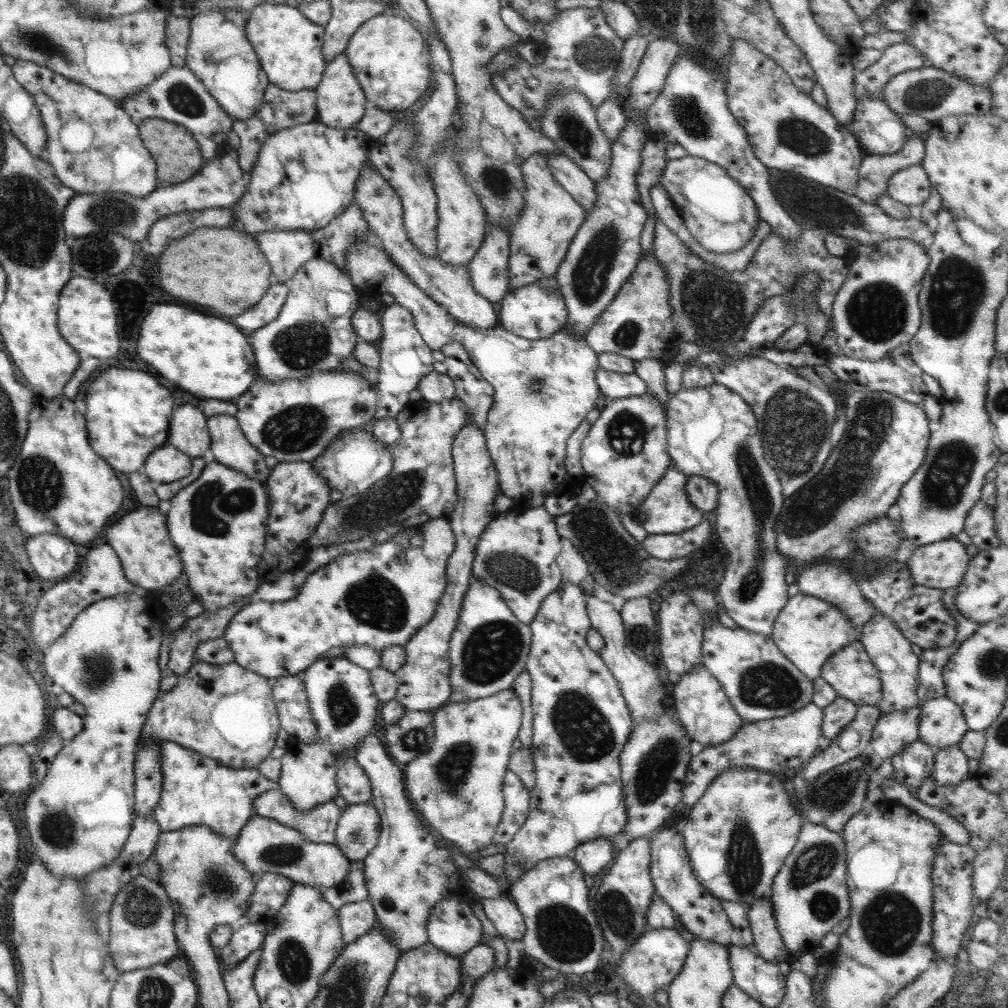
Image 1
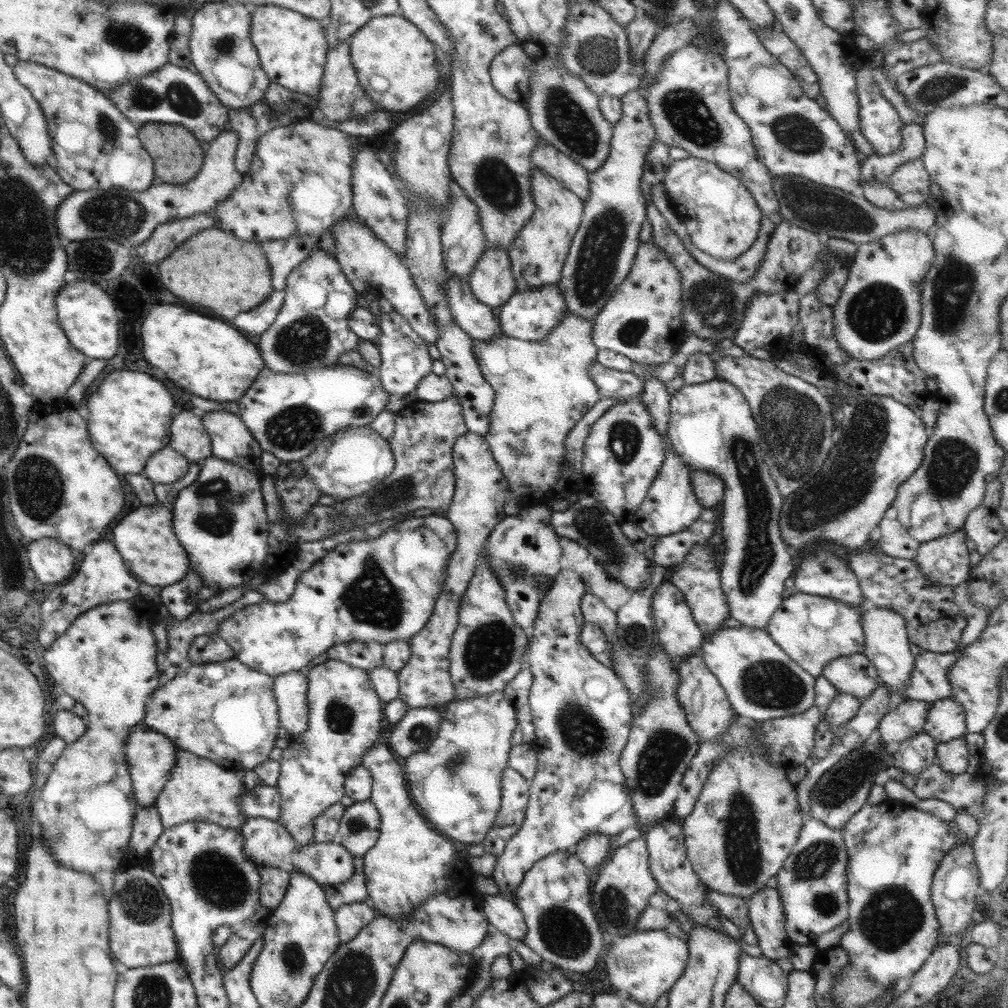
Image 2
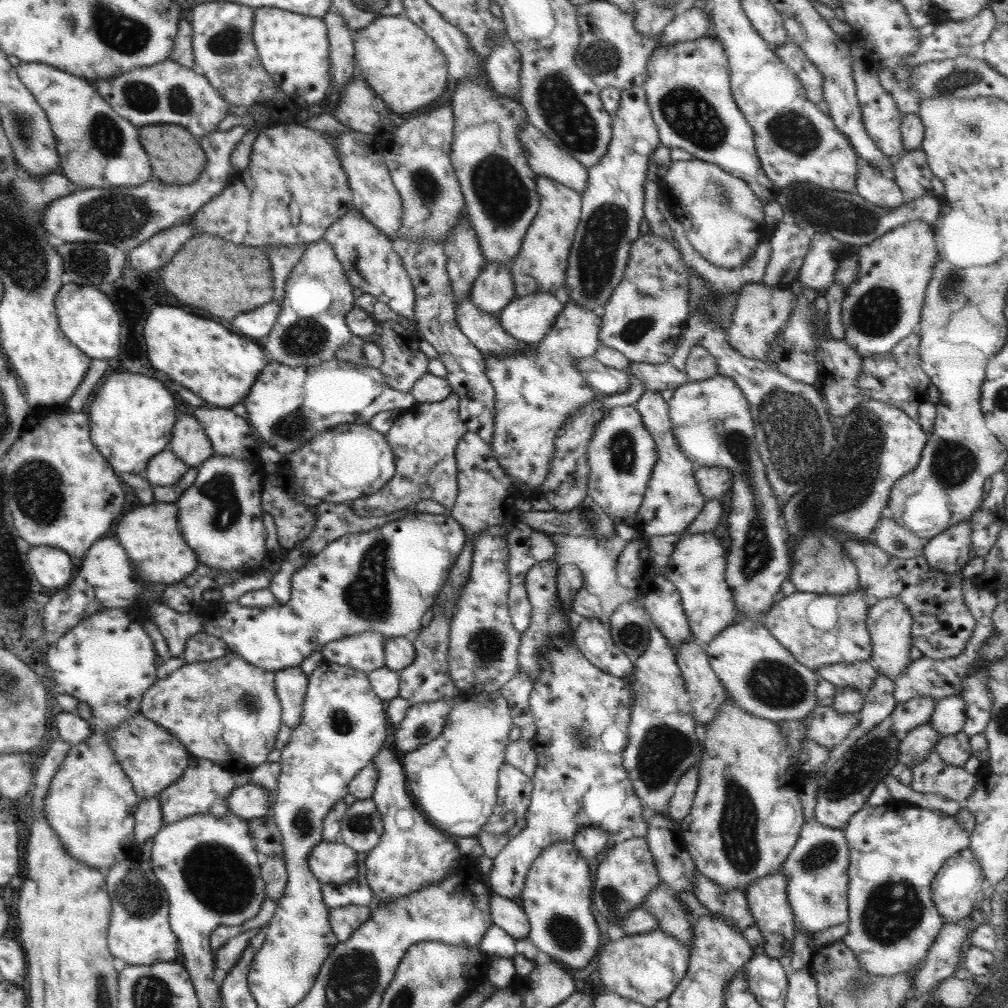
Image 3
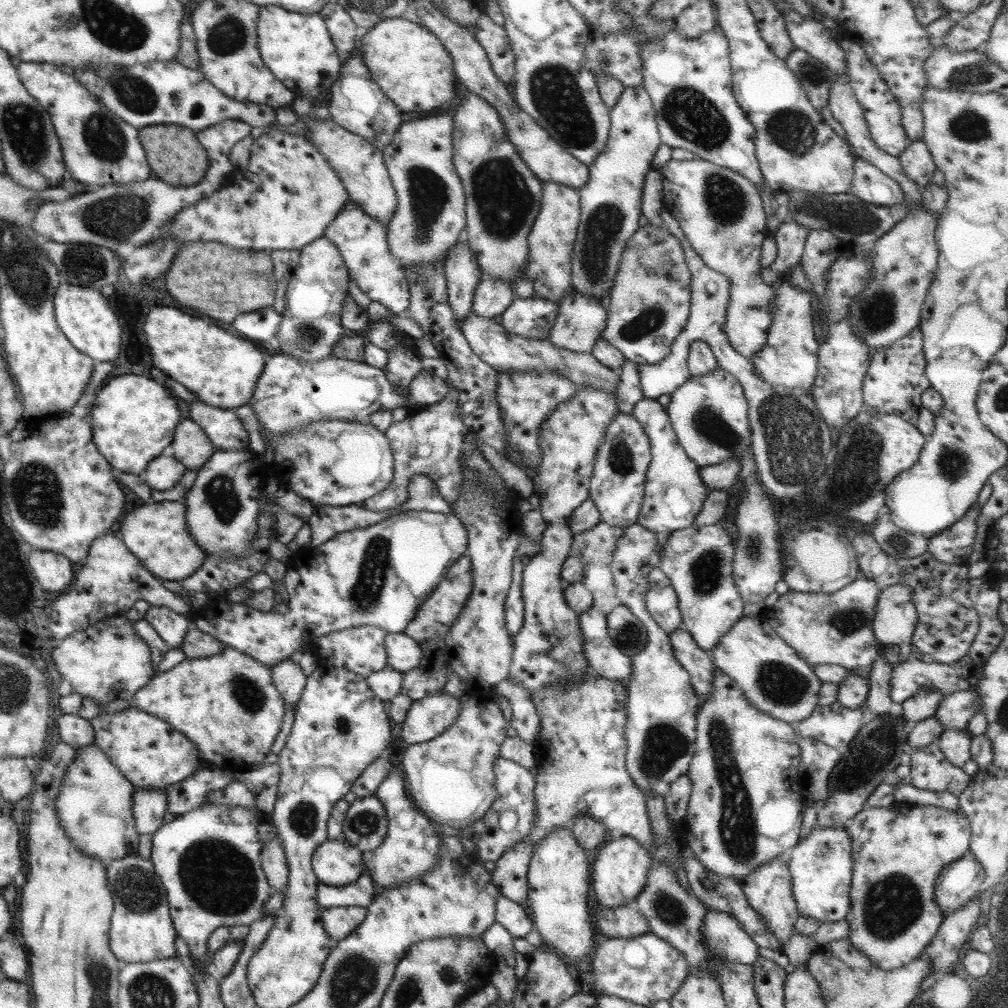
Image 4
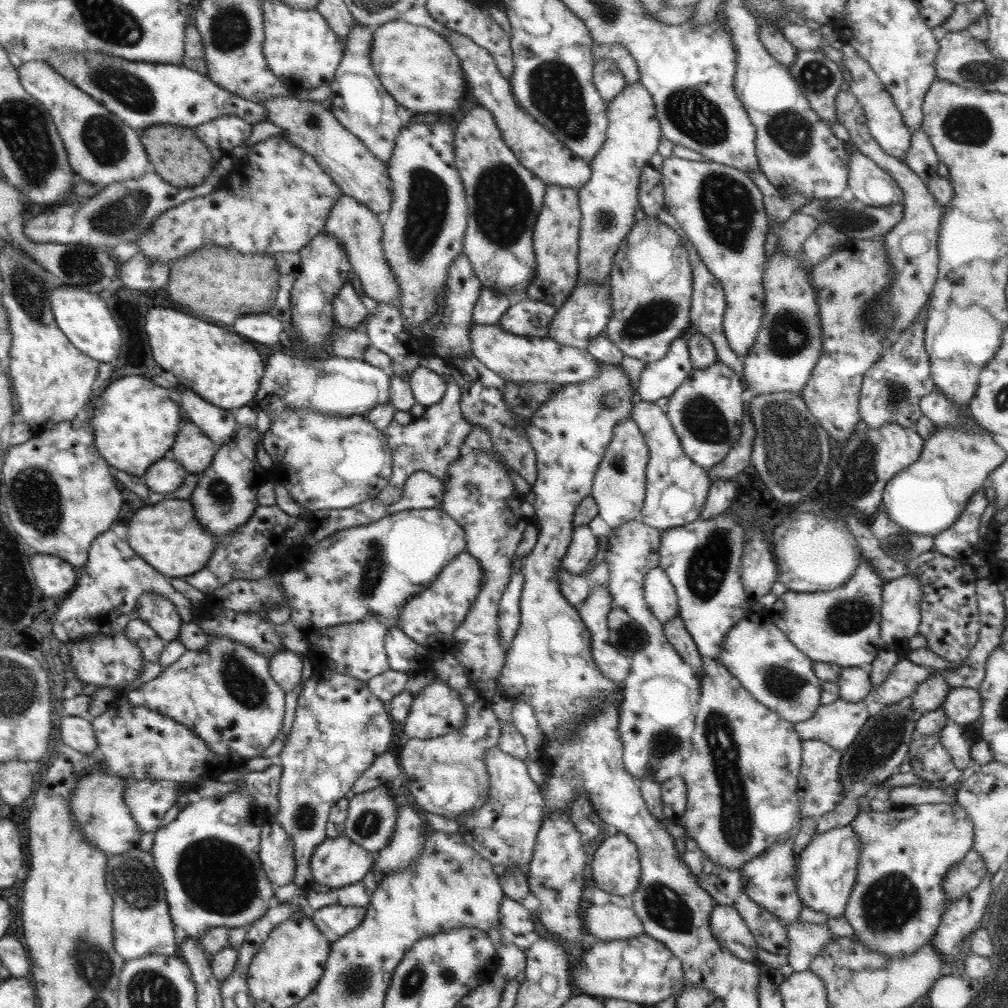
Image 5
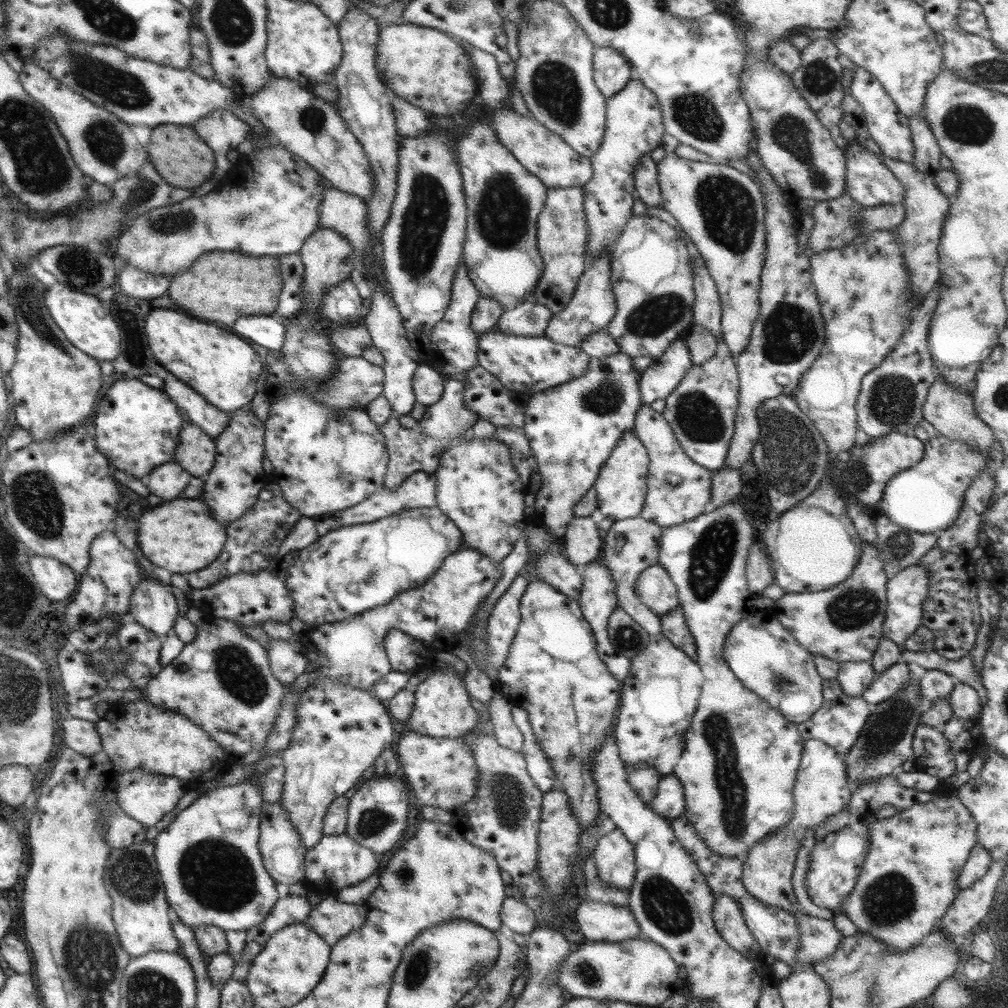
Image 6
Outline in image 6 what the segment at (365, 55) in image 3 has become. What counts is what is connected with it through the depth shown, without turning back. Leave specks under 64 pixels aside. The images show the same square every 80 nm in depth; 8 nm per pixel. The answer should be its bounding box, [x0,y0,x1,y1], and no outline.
[375,22,477,116]

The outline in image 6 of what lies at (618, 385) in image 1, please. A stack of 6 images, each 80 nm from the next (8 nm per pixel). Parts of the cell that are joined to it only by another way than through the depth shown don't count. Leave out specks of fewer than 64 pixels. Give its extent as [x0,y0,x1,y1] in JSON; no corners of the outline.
[478,328,590,396]

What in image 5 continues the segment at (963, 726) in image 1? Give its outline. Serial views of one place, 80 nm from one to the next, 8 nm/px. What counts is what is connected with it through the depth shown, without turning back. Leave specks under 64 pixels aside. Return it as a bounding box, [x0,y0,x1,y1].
[941,687,982,724]

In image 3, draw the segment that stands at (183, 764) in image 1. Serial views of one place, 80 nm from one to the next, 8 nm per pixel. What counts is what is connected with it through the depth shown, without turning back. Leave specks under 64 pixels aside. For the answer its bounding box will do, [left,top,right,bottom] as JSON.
[156,757,251,825]

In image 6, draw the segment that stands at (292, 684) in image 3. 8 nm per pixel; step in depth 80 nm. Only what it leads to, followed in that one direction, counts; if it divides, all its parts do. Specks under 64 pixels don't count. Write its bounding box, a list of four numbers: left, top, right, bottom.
[267,637,307,687]

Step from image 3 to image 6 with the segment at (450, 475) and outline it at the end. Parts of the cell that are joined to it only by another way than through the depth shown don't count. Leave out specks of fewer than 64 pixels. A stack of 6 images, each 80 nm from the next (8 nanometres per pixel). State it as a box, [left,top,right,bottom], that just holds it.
[380,377,479,491]

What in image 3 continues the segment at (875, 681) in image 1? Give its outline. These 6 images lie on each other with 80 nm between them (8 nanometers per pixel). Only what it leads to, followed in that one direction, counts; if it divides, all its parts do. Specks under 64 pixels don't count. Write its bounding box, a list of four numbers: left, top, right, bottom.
[816,661,877,692]

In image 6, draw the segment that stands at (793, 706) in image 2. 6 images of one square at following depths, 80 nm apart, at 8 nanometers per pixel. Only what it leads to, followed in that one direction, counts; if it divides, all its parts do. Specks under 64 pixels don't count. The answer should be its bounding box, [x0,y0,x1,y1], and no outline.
[723,609,823,712]

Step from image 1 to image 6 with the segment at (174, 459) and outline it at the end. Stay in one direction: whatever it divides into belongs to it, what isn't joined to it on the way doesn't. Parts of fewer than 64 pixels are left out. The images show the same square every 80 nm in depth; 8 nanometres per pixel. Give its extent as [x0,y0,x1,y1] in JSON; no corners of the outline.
[145,461,192,501]

